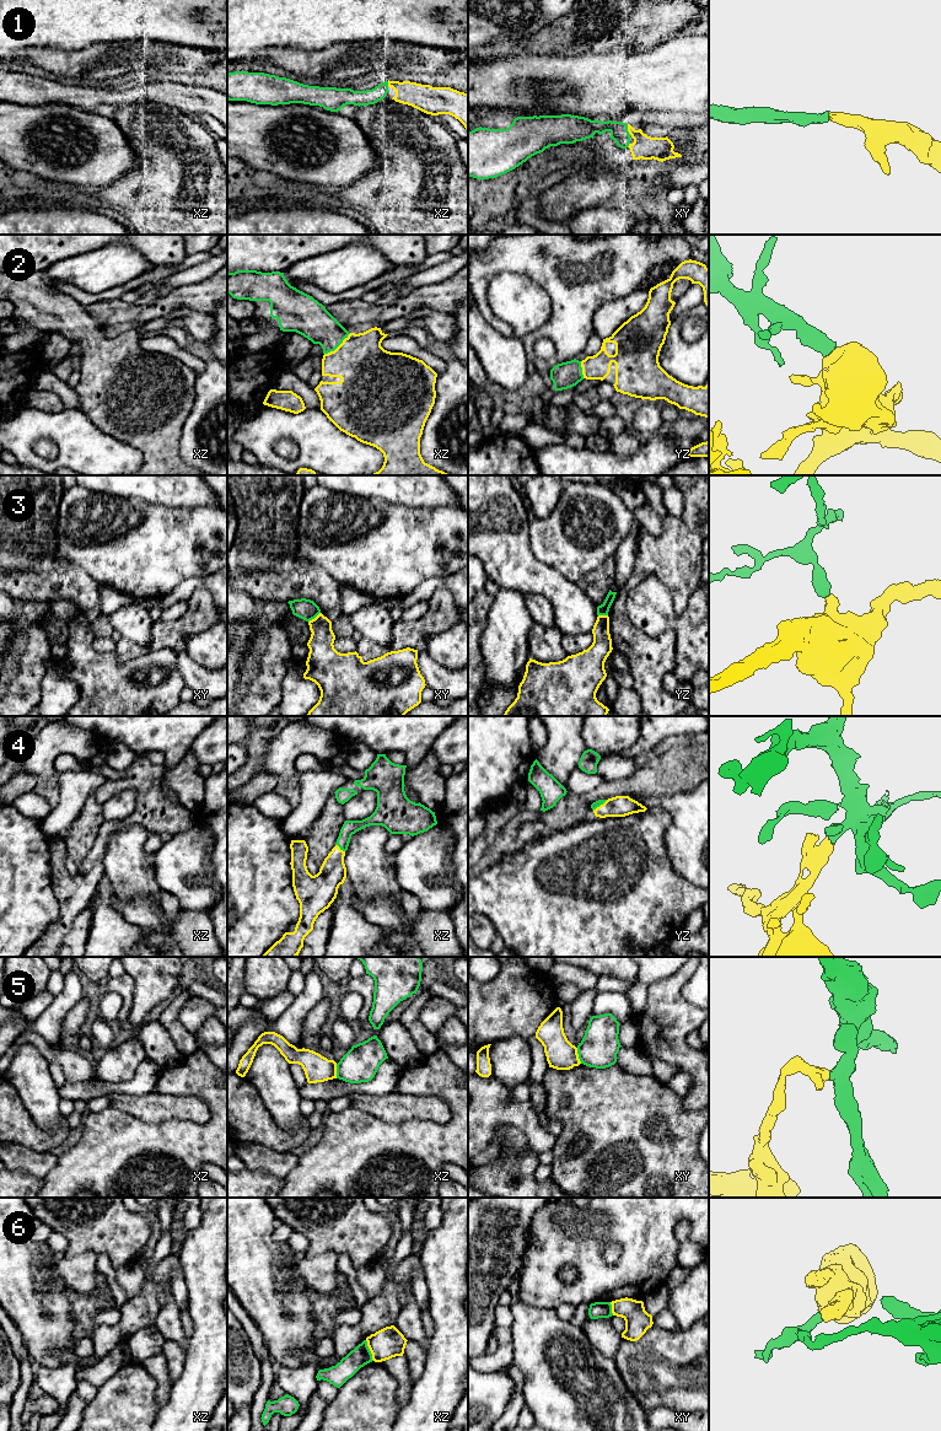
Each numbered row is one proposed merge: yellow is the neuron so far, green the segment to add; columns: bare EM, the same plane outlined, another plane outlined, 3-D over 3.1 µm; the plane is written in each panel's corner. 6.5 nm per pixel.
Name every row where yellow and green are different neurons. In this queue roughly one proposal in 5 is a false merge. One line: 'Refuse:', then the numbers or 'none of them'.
Refuse: 3, 5, 6

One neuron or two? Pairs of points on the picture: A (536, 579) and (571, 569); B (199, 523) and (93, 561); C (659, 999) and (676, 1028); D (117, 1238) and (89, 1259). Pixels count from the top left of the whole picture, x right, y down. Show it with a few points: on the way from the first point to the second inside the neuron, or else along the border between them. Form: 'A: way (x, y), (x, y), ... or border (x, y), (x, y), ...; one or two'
A: border (534, 557), (557, 569), (568, 580), (577, 584); two
B: way (173, 544), (157, 548), (119, 548); one
C: way (666, 1006), (670, 1021); one
D: border (66, 1254), (97, 1254); two

